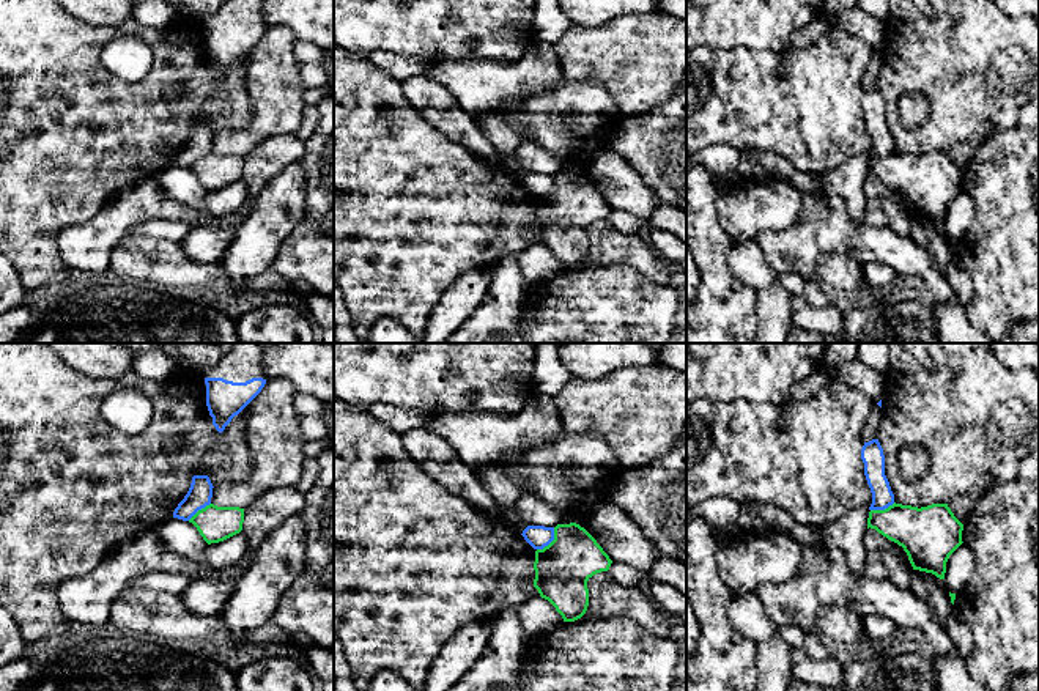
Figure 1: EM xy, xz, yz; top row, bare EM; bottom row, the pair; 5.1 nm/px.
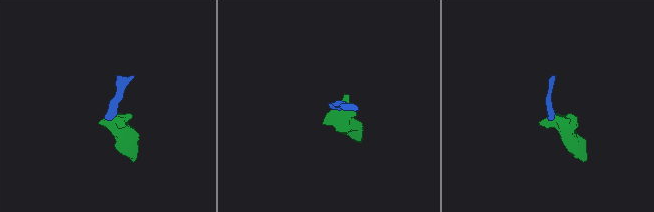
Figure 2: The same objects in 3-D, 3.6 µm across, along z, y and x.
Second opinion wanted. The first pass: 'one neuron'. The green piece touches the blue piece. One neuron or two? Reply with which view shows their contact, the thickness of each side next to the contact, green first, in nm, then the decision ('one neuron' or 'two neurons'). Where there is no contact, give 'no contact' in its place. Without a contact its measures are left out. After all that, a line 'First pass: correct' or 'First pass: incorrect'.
contact in xz; calibres 280 and 120 nm; two neurons
First pass: incorrect

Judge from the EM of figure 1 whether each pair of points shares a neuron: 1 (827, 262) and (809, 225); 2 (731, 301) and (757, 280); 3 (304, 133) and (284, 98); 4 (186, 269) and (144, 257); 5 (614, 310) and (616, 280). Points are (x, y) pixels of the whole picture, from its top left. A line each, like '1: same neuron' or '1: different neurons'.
1: different neurons
2: different neurons
3: different neurons
4: same neuron
5: same neuron

